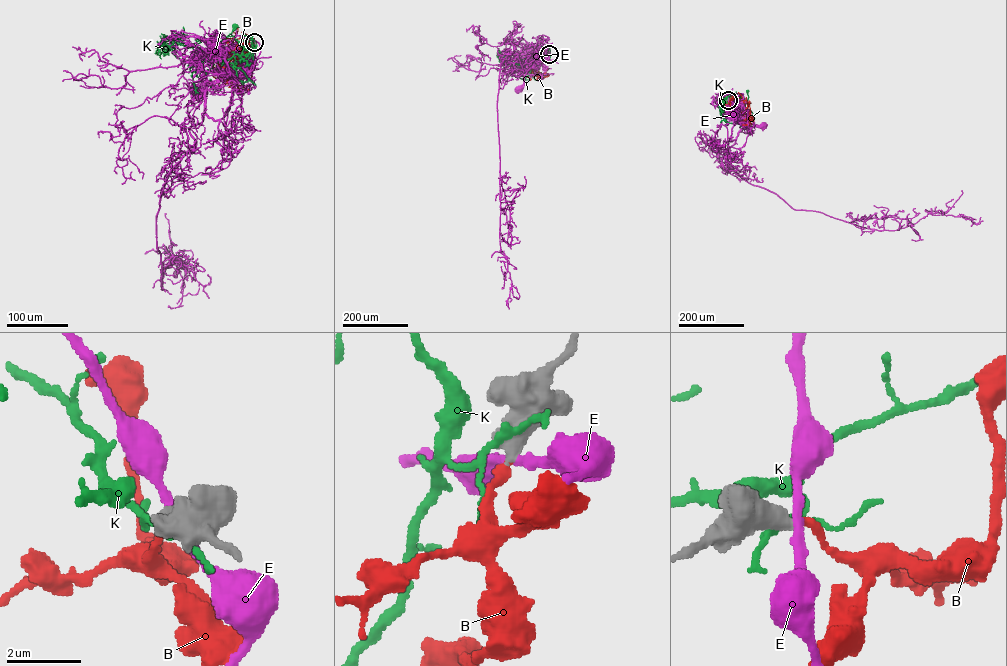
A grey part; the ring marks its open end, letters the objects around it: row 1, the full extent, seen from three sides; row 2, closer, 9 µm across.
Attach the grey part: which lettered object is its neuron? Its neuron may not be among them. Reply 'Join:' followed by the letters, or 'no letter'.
Join: B

